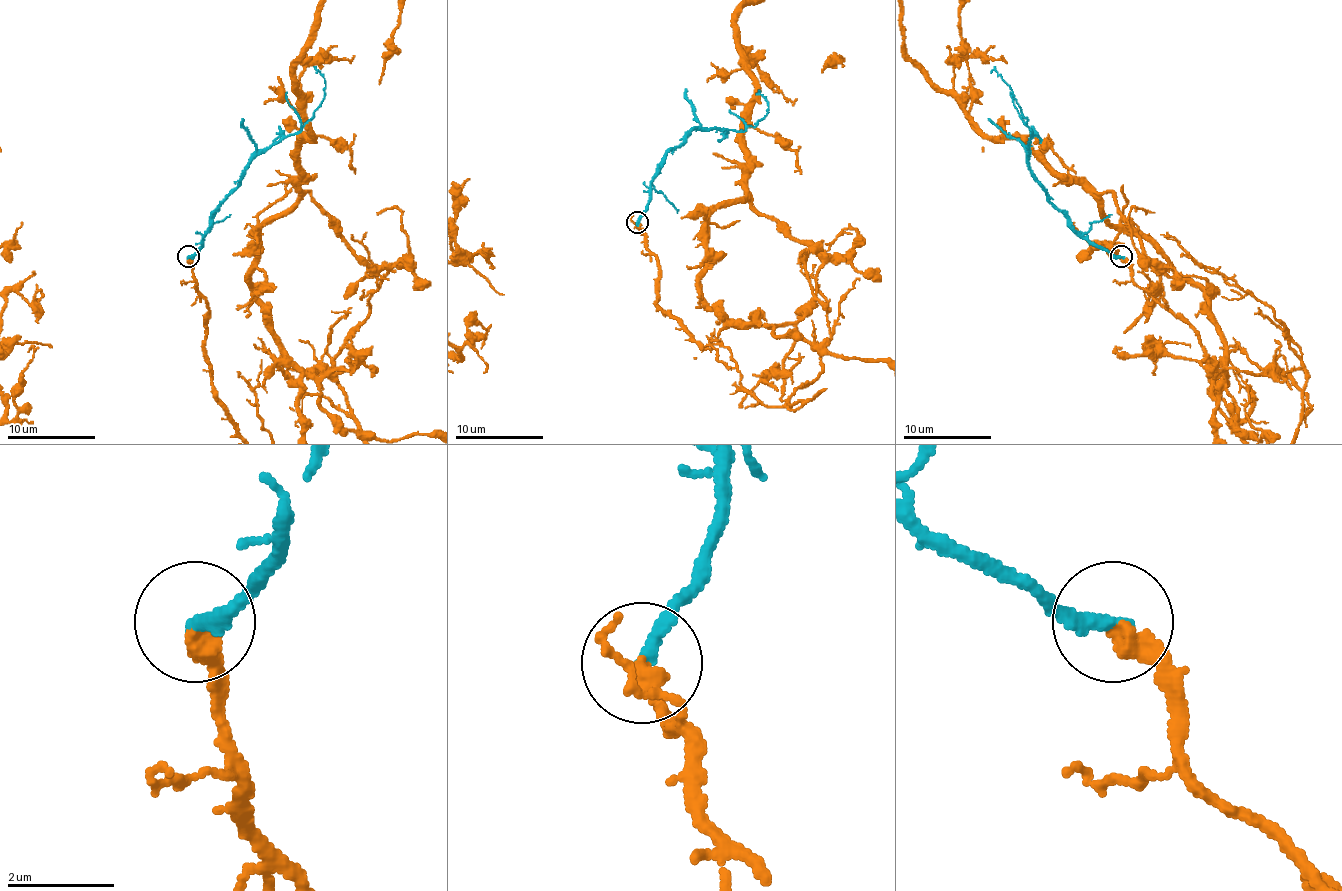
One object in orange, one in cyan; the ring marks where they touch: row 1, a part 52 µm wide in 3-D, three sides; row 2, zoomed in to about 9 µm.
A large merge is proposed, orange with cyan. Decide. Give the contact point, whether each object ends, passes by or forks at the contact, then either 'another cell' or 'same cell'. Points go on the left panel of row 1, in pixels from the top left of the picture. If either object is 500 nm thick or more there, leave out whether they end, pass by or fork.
place (188, 256); orange ends; cyan ends; same cell

